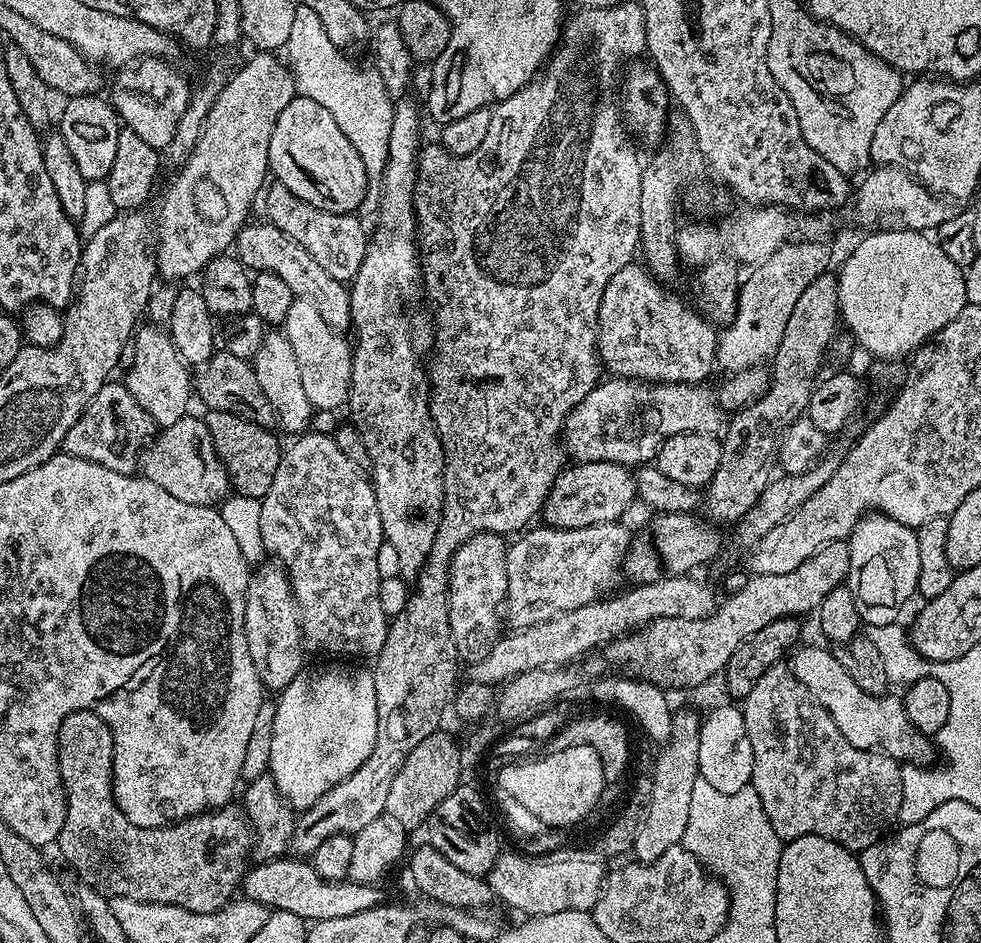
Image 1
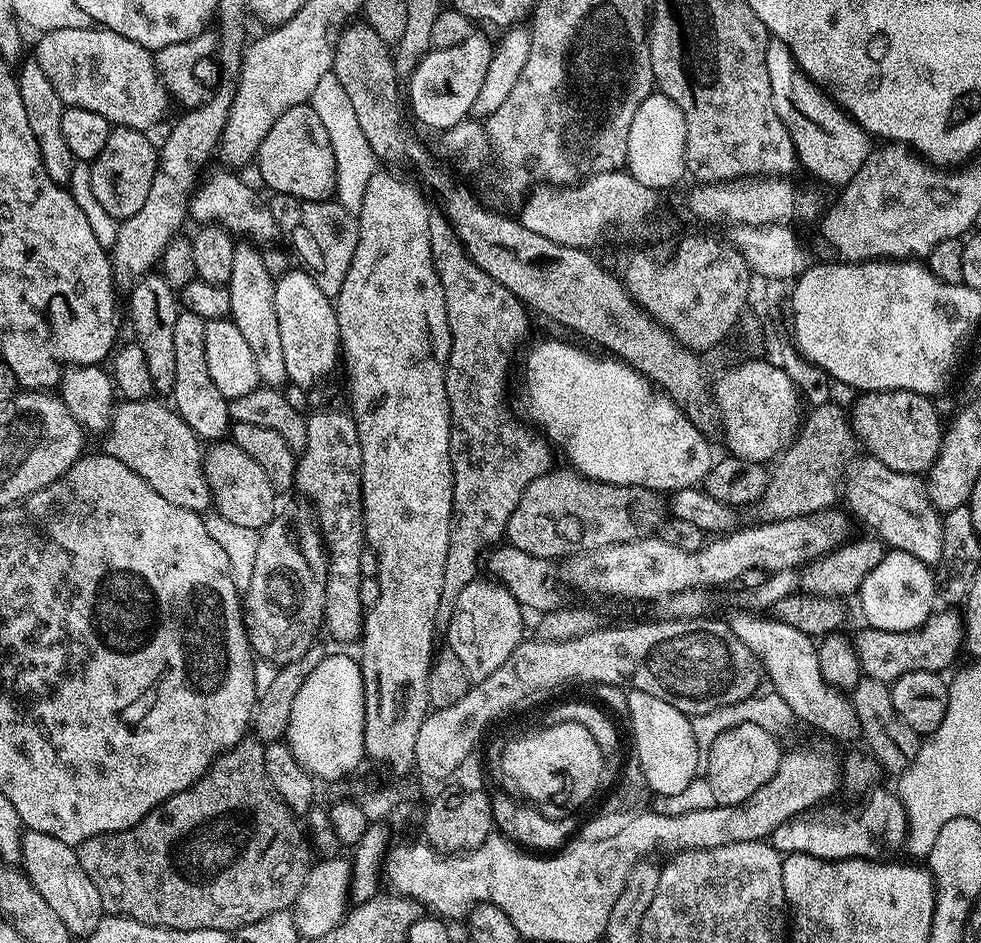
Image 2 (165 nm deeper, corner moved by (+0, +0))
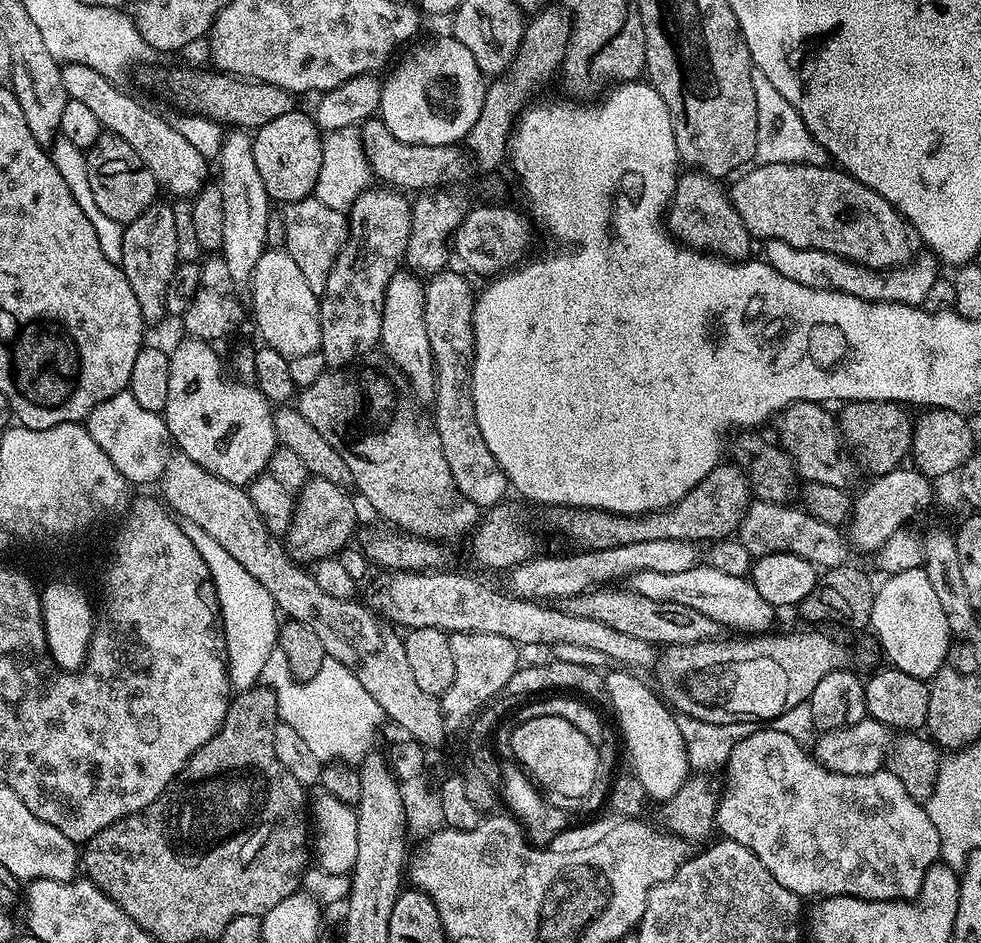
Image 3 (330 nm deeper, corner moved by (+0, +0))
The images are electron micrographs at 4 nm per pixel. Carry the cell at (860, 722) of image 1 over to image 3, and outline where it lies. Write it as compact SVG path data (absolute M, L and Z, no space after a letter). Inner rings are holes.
M697 566L678 574L642 570L631 575L630 586L646 598L655 598L658 602L679 602L681 606L702 610L702 614L714 618L721 626L742 628L746 634L764 634L771 629L768 627L772 624L774 607L758 594L748 576L722 574L722 570L707 566Z

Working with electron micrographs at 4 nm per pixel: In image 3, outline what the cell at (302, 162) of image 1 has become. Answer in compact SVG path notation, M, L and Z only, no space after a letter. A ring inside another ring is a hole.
M293 110L255 129L252 153L258 165L258 174L262 174L262 186L266 186L269 201L280 200L281 205L293 204L313 195L322 167L322 152L322 133L309 113L307 116L304 112Z

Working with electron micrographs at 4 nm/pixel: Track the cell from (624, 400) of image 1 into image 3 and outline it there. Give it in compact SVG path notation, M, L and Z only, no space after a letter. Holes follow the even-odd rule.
M803 400L792 404L779 413L780 440L779 447L783 448L793 462L801 477L808 482L822 482L842 489L850 488L860 475L857 459L848 456L840 449L842 437L835 415L824 413L825 405L814 400Z

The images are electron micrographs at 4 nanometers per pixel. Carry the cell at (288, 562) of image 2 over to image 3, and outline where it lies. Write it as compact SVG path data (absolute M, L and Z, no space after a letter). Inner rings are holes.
M312 476L298 496L298 512L301 518L293 519L286 533L288 555L297 562L315 562L335 557L348 544L348 539L357 531L356 504L343 488L334 486L326 478Z

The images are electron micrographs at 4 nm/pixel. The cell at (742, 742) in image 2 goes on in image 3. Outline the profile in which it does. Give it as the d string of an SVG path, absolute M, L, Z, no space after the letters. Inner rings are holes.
M774 726L757 727L746 738L742 738L730 750L726 773L728 785L724 788L724 796L719 797L716 806L716 828L721 837L738 842L746 846L756 855L758 862L762 862L786 890L790 890L801 898L823 898L825 896L857 896L867 900L914 900L922 890L922 882L926 878L926 870L940 860L939 836L925 805L915 800L906 792L902 782L892 772L881 770L870 773L869 776L851 776L830 770L820 764L810 755L805 745L799 744L791 732L780 732Z

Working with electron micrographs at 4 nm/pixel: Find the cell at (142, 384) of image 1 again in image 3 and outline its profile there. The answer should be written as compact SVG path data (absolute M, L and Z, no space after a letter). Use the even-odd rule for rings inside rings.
M153 203L134 222L125 225L122 238L120 267L126 274L134 298L138 298L138 310L142 310L145 325L152 326L166 316L166 291L176 269L177 239L174 214L169 203Z

